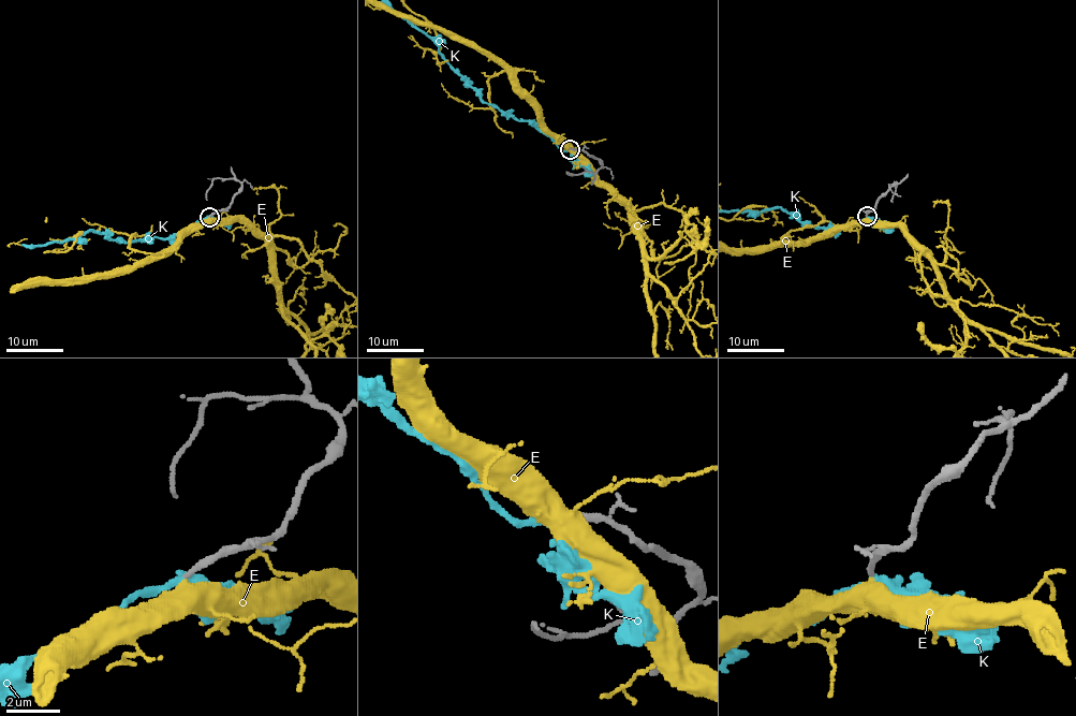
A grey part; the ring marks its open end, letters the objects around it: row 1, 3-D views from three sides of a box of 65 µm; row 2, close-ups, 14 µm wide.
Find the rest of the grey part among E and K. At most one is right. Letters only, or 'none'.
E

